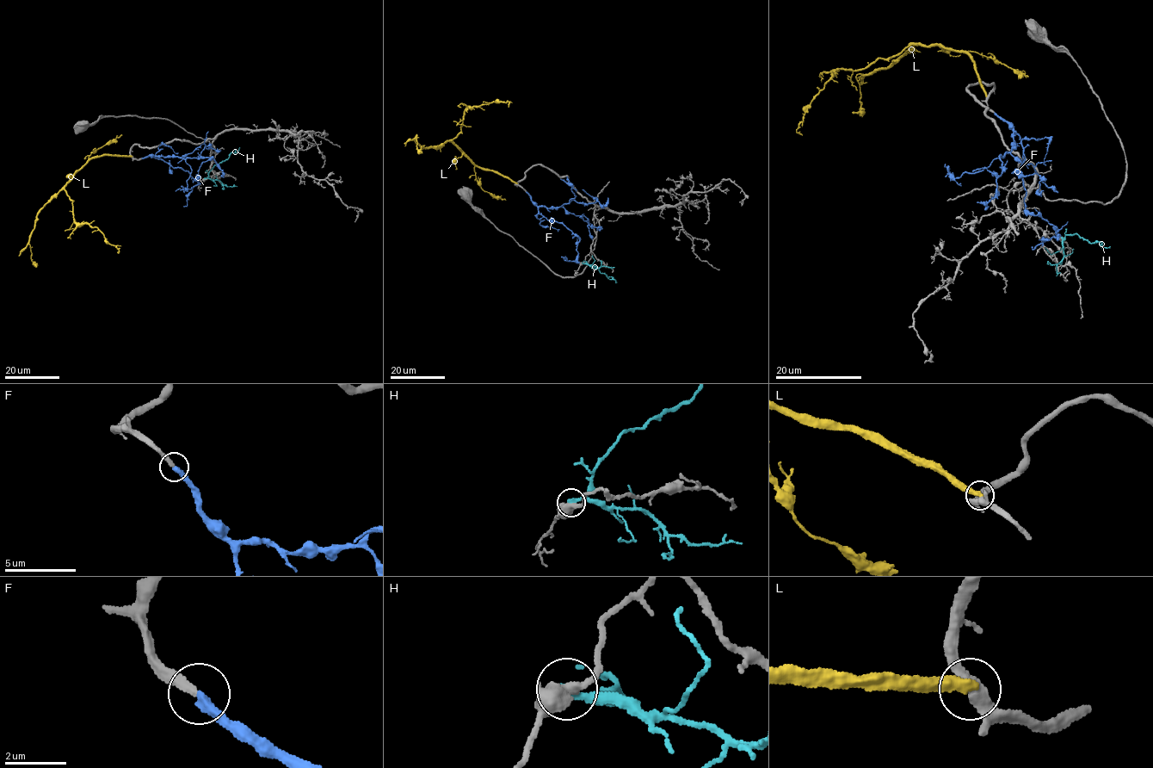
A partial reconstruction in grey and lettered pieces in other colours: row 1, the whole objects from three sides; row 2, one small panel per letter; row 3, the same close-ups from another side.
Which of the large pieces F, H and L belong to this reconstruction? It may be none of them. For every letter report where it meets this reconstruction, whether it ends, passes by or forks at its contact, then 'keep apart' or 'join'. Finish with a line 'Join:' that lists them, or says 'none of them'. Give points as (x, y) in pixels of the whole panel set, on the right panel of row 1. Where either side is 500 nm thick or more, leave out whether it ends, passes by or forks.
F: meets grey at (995, 113); it ends there; join
H: meets grey at (1062, 238); it ends there; keep apart
L: meets grey at (986, 96); it ends there; keep apart
Join: F

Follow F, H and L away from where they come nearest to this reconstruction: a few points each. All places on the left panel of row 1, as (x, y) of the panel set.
F: (142, 157), (157, 157), (187, 171), (193, 178), (200, 176), (198, 183), (187, 198), (187, 205), (183, 207)
H: (205, 178), (215, 165), (225, 160), (231, 152), (237, 152), (239, 147)
L: (131, 157), (94, 157), (64, 188), (72, 201), (74, 221), (96, 227), (109, 244), (115, 245), (118, 253)

